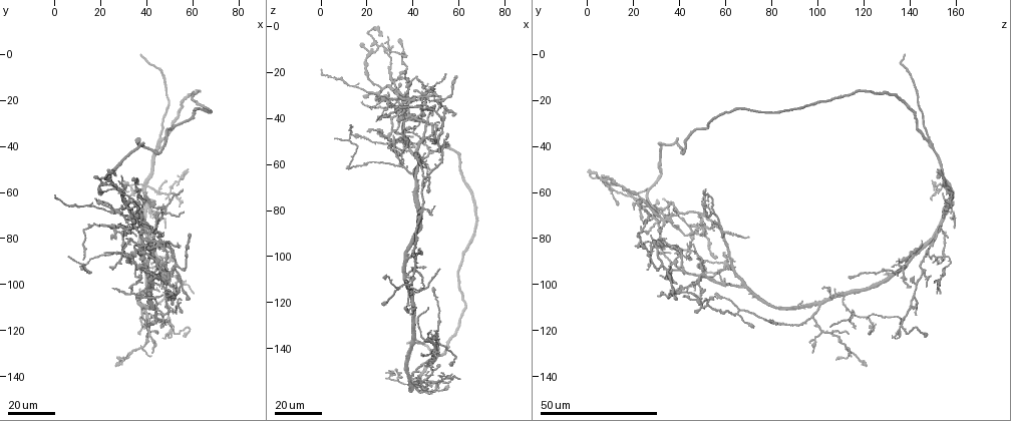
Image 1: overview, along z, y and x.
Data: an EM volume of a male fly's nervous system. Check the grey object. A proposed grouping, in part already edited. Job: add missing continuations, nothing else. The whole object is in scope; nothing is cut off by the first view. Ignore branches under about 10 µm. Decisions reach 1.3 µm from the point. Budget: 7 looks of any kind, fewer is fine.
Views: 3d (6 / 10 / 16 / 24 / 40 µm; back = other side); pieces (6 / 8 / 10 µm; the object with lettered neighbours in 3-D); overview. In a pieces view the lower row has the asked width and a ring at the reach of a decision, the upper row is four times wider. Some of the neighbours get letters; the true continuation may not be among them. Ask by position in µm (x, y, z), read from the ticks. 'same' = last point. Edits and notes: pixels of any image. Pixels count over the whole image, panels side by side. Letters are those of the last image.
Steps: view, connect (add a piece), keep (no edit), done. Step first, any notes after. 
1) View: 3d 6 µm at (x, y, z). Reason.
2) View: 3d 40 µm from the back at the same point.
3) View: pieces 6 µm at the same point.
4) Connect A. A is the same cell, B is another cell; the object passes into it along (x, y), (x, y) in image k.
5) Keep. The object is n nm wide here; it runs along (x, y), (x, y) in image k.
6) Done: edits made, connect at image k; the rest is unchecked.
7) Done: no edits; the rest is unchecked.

View: 3d 24 µm at (21, 86, 37). Free end.

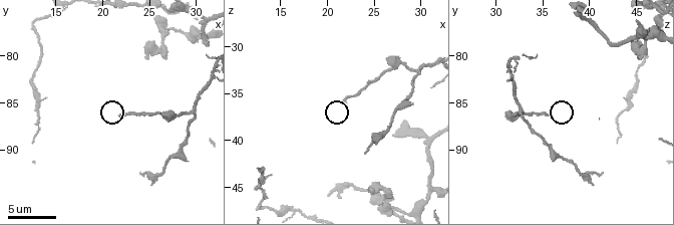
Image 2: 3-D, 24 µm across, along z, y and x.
View: pieces 10 µm at (22.0, 86.2, 36.0).

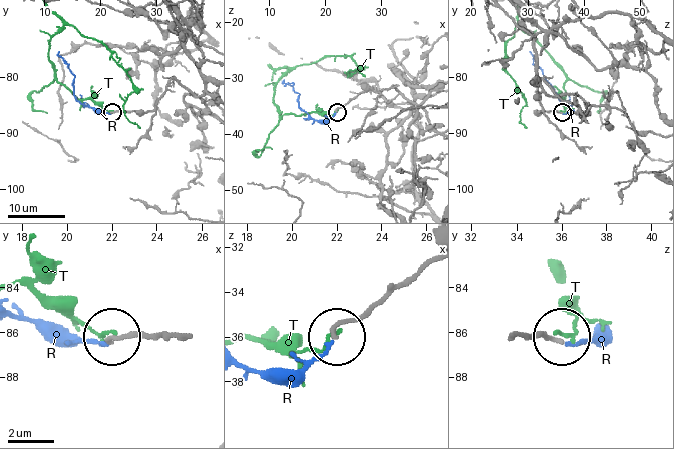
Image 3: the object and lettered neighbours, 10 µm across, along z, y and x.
Connect R. R is the same cell, T is another cell; the object passes into it along (164, 332), (75, 344), (17, 319) in image 3; it goes on there.

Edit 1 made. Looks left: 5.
View: 3d 16 µm at (56, 68, 52). Branch stops here.

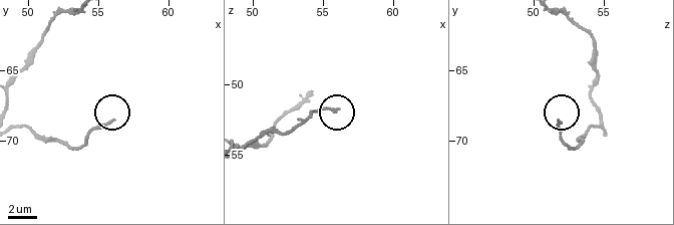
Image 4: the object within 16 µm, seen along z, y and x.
View: pieces 8 µm at (56.0, 68.6, 52.0).

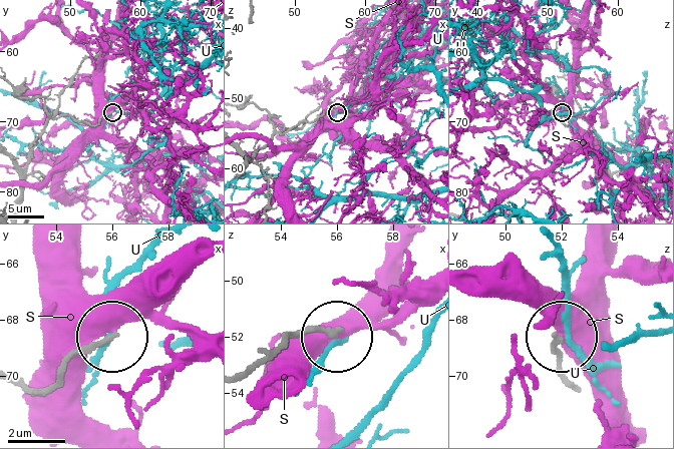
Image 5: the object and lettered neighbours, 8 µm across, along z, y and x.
Keep. The object is 180 nm wide here; S and U are other cells; it runs along (568, 380), (553, 351), (558, 339) in image 5; no lettered piece goes on from it.

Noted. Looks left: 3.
View: 3d 16 µm at (38, 0, 137). Branch stops here.

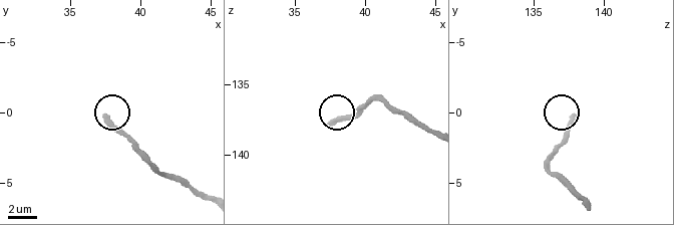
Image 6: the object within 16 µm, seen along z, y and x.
View: pieces 6 µm at (37.6, 0.4, 138.0). See the neighbours.

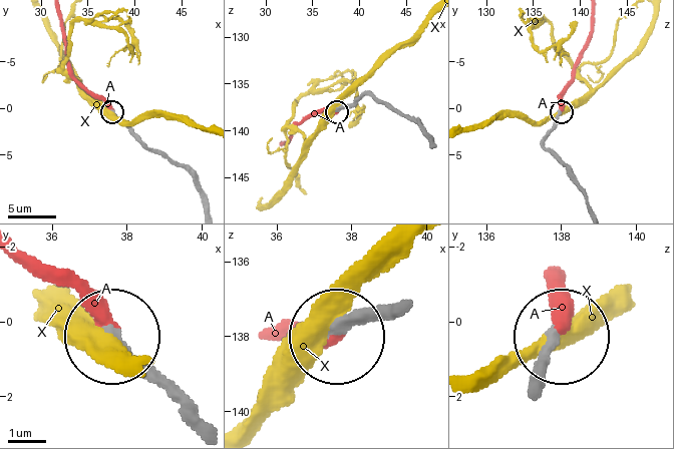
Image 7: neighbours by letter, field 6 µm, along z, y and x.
Connect A. A is the same cell, X is another cell; the object passes into it along (545, 136), (561, 109), (563, 89), (572, 77), (592, 17) in image 7; the cell continues.

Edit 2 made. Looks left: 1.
Done: edits made, connect at image 3, connect at image 7; the rest is unchecked.

